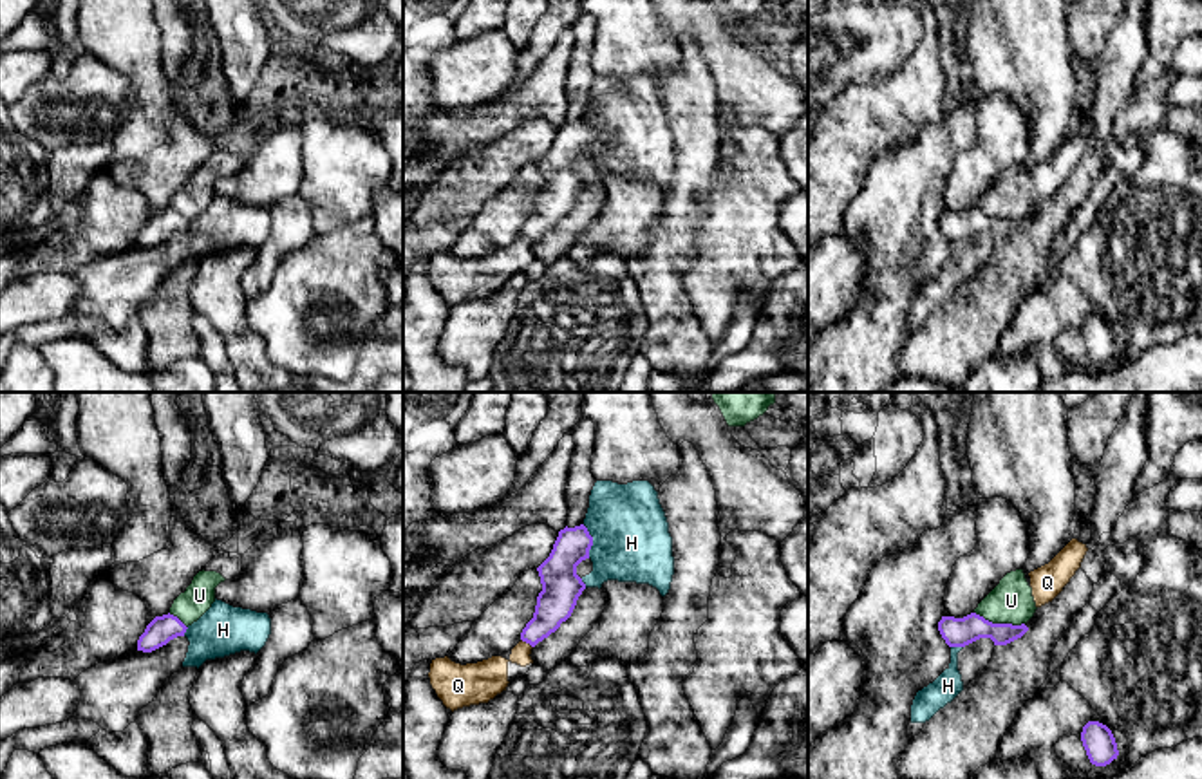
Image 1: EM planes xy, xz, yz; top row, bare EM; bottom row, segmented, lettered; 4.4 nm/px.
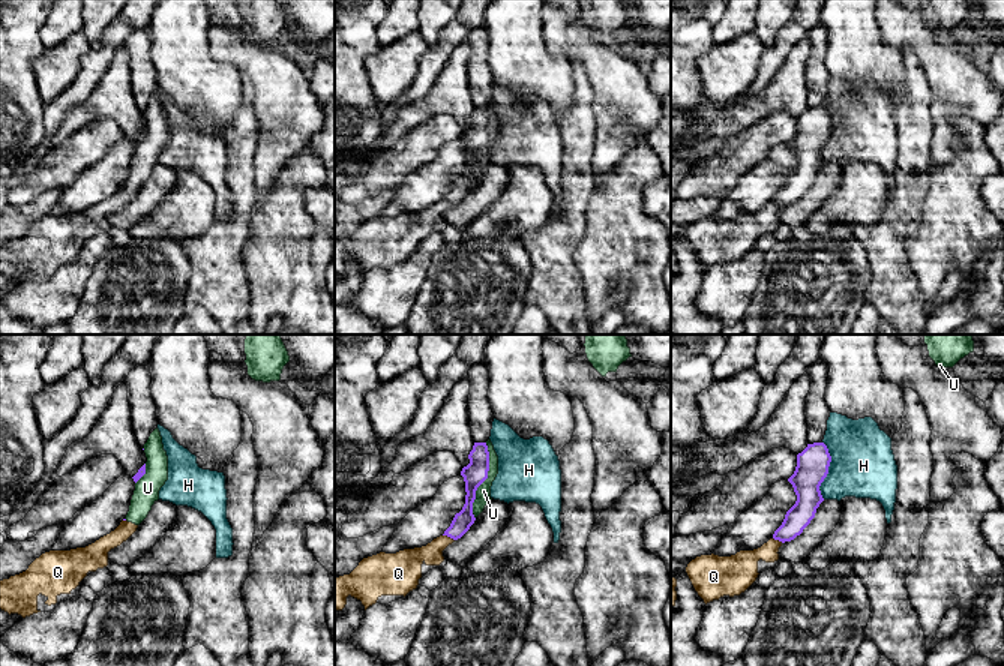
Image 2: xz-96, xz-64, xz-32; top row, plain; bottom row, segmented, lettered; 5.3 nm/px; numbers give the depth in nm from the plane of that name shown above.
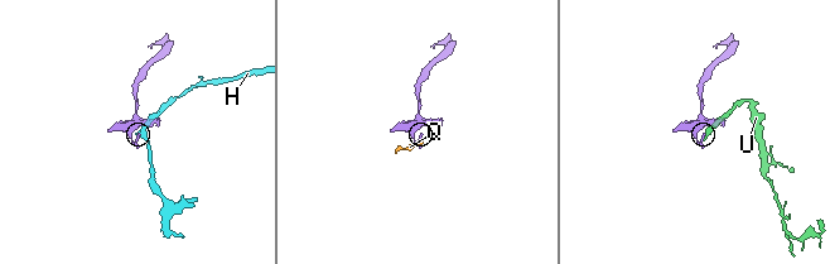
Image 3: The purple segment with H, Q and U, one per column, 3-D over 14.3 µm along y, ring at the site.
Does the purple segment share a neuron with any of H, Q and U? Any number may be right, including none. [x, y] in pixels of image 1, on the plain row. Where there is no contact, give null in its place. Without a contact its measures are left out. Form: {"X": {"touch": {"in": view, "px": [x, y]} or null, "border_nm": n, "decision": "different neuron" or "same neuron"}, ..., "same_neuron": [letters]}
{"H": {"touch": {"in": "xz", "px": [591, 136]}, "border_nm": 160, "decision": "different neuron"}, "Q": {"touch": {"in": "xz", "px": [526, 237]}, "border_nm": 70, "decision": "different neuron"}, "U": {"touch": {"in": "yz", "px": [1000, 219]}, "border_nm": 240, "decision": "different neuron"}, "same_neuron": []}

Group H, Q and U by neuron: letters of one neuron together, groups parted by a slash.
H / Q U

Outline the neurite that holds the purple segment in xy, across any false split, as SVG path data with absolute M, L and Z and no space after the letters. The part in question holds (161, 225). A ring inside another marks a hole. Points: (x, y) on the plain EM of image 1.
M174 210L155 211L137 235L137 246L152 248L177 231L184 231L186 221Z

